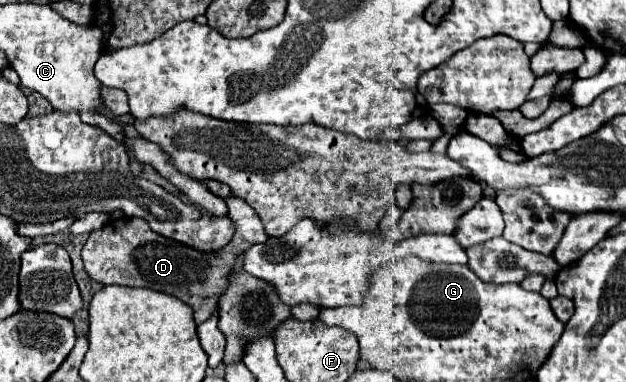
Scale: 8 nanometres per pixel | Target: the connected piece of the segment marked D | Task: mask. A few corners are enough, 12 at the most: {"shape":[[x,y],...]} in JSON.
{"shape":[[238,196],[220,250],[202,252],[142,218],[110,220],[82,248],[100,284],[140,286],[220,308],[238,254],[268,238]]}

